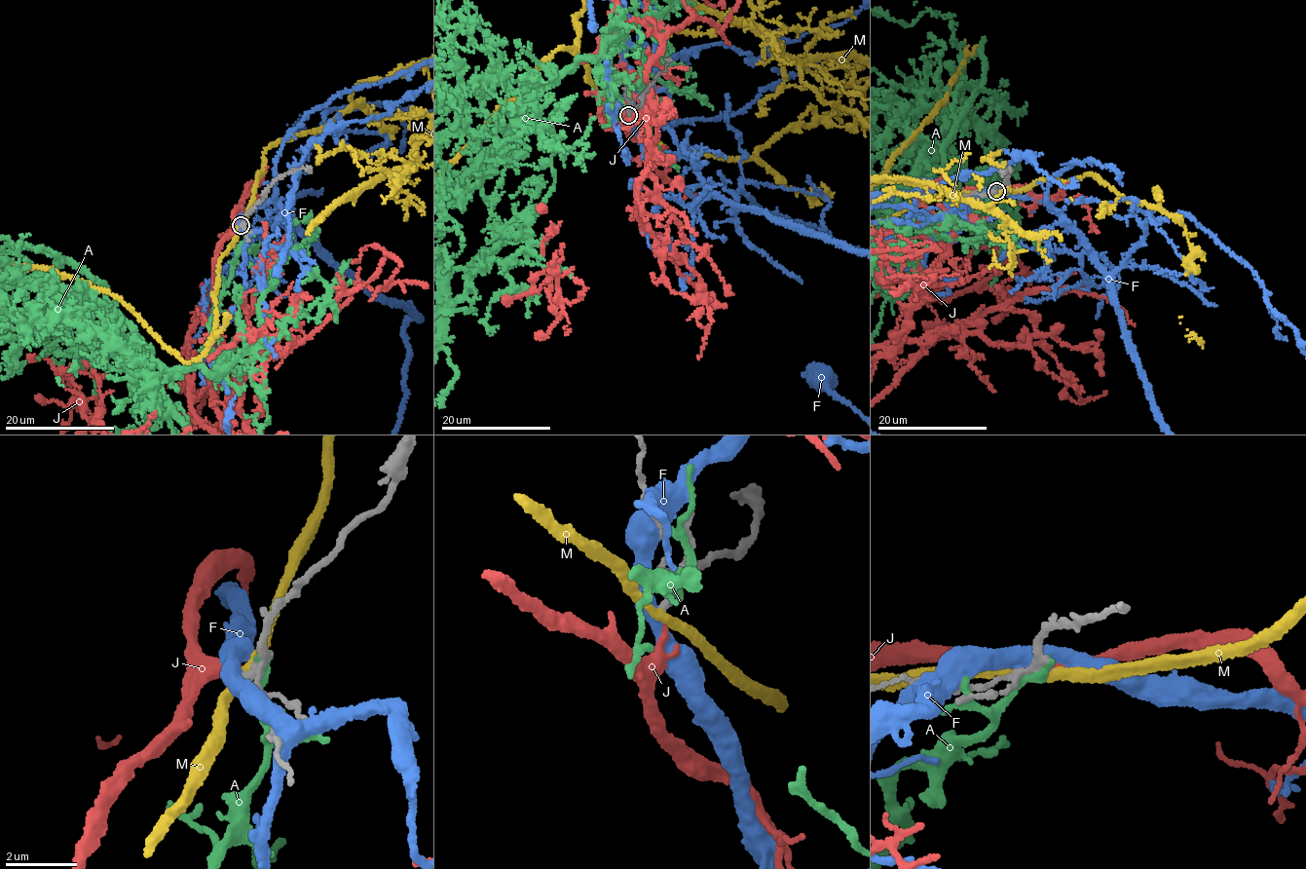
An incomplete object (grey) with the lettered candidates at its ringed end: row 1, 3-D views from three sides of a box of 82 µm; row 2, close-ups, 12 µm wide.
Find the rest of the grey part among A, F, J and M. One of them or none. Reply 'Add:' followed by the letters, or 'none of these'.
Add: J

